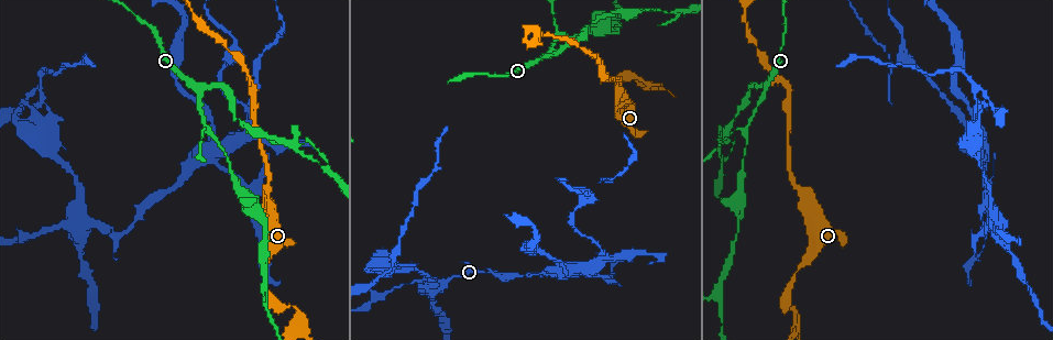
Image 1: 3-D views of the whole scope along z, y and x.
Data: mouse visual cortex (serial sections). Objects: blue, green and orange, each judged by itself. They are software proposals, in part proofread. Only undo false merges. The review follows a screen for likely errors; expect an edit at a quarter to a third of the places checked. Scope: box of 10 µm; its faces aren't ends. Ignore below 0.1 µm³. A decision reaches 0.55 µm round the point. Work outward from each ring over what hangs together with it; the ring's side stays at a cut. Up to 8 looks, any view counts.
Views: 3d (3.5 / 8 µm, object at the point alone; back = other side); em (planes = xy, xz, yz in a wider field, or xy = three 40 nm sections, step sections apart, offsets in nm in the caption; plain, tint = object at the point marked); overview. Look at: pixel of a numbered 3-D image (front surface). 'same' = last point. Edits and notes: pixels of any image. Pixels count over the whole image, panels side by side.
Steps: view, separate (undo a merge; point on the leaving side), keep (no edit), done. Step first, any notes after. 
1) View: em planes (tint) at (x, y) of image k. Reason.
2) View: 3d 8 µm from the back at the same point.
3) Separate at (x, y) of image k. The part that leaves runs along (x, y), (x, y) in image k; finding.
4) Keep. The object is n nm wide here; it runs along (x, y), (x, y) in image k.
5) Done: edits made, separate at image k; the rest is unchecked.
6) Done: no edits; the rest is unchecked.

View: 3d 3.5 µm at (558, 33) of image 1.

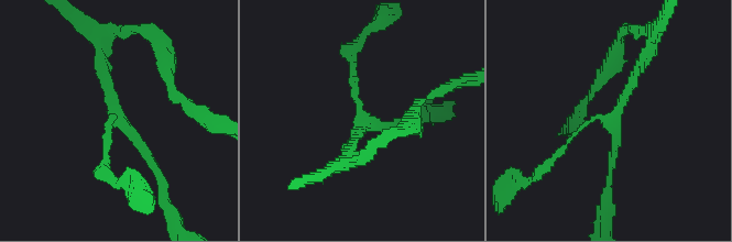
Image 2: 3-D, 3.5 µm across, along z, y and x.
View: em xy step 5 (tint) at (615, 113) of image 2. 3 arms meet here; the arms are 100, 150, 150 nm wide.

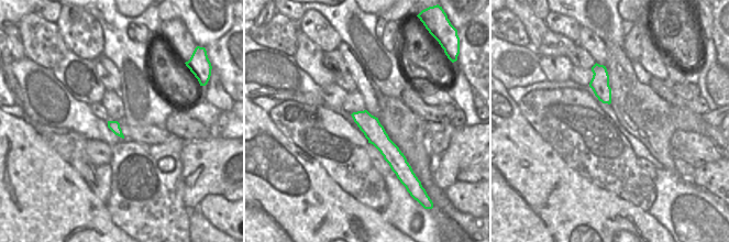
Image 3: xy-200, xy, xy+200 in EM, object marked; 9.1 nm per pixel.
Keep. It runs along (355, 114), (388, 149), (401, 168) in image 3; one cell here.

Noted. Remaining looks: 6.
View: 3d 3.5 µm at (263, 232) of image 1. A narrow waist.

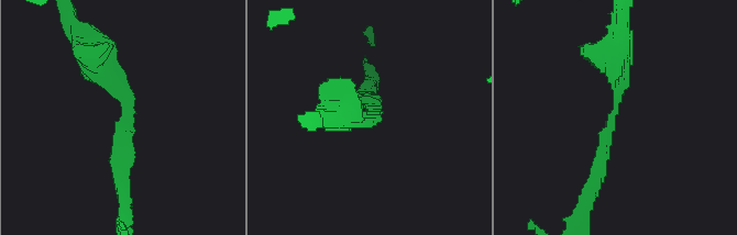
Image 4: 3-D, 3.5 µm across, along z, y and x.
View: em xy step 1 (tint) at (617, 110) of image 4.

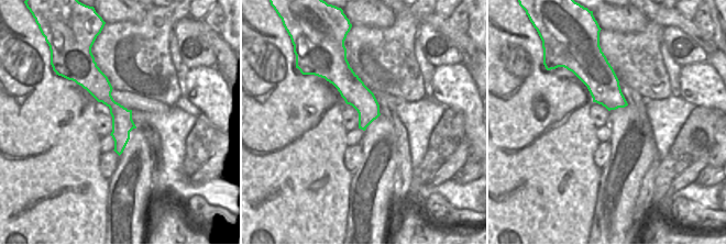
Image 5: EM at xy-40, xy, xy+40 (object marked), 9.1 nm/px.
Keep. It runs along (94, 47), (123, 101), (120, 182) in image 4; one cell here.

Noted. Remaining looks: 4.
View: 3d 8 µm at (436, 287) of image 1. Four-way junction.

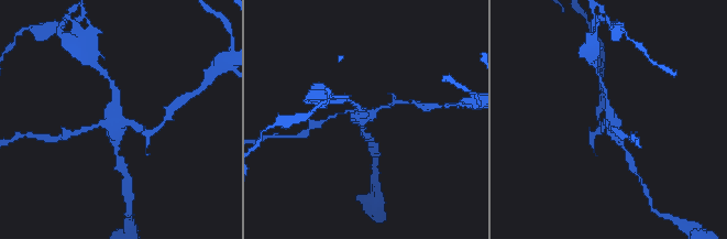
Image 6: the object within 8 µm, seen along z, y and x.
View: 3d 3.5 µm at the same point.

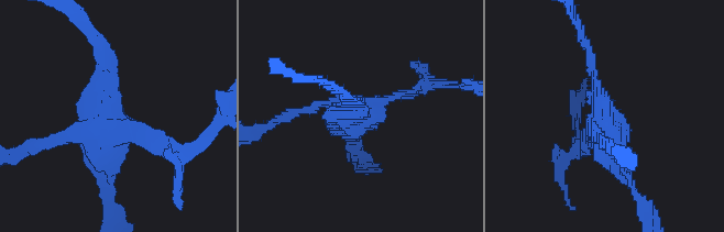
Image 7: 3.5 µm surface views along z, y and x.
View: em xy step 1 (tint) at (358, 111) of image 7.

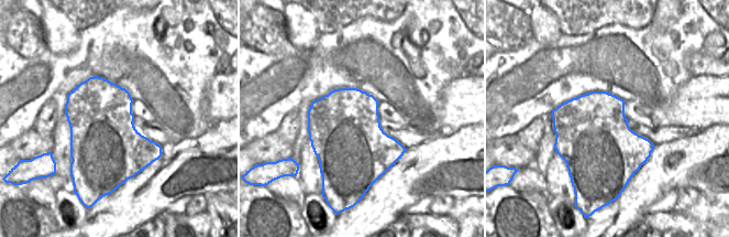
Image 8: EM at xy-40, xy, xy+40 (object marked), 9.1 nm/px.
Separate at (618, 174) of image 7. 4 arms meet here; the arms are 150, 150, 150, 150 nm wide; the part that leaves runs along (603, 129), (592, 55), (581, 31) in image 7; two cells meet here.

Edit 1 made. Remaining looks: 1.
Done: edits made, separate at image 7; the rest is unchecked.

